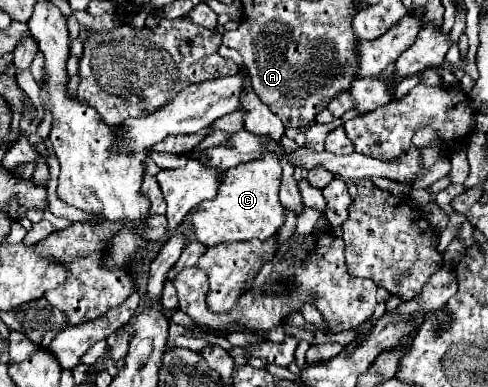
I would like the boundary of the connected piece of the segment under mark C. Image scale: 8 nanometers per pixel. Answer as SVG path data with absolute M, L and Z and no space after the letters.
M268 153L268 157L262 157L260 161L242 163L228 169L228 177L224 177L224 181L220 183L216 199L202 201L192 215L198 241L206 247L214 247L228 241L266 241L274 237L286 221L284 207L278 199L280 181L282 165L278 157L272 157L272 153Z

